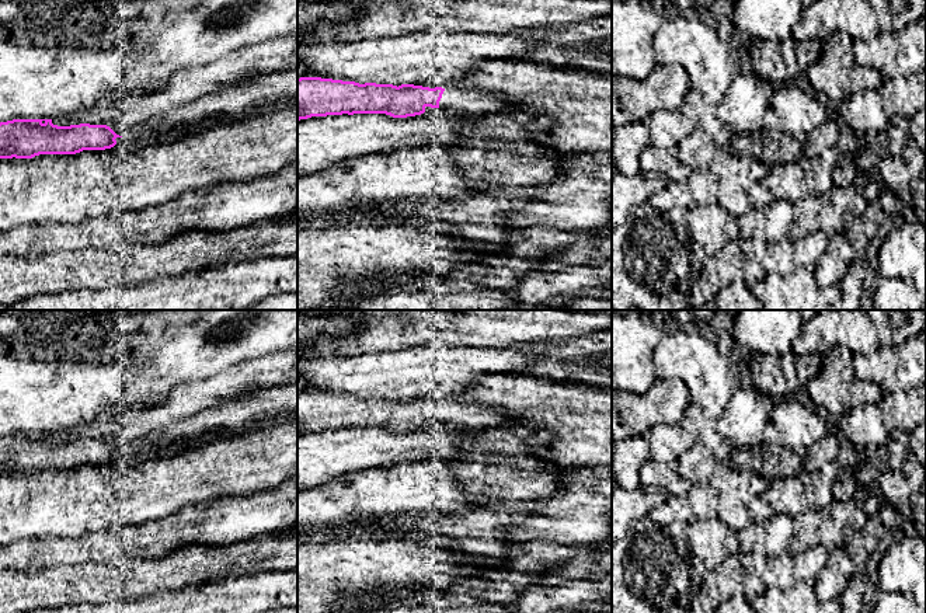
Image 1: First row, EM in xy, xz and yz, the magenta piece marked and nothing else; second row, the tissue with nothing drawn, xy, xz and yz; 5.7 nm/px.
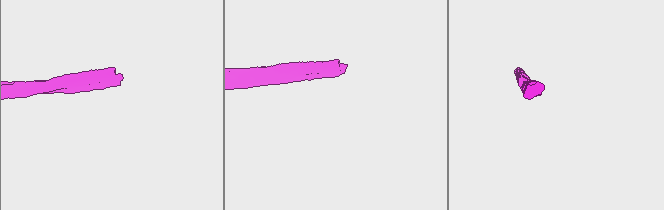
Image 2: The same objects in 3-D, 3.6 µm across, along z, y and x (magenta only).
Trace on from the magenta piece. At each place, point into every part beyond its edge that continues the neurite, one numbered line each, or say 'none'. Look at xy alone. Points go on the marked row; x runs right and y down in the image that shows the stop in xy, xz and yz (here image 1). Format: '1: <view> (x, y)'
1: xy (274, 91)

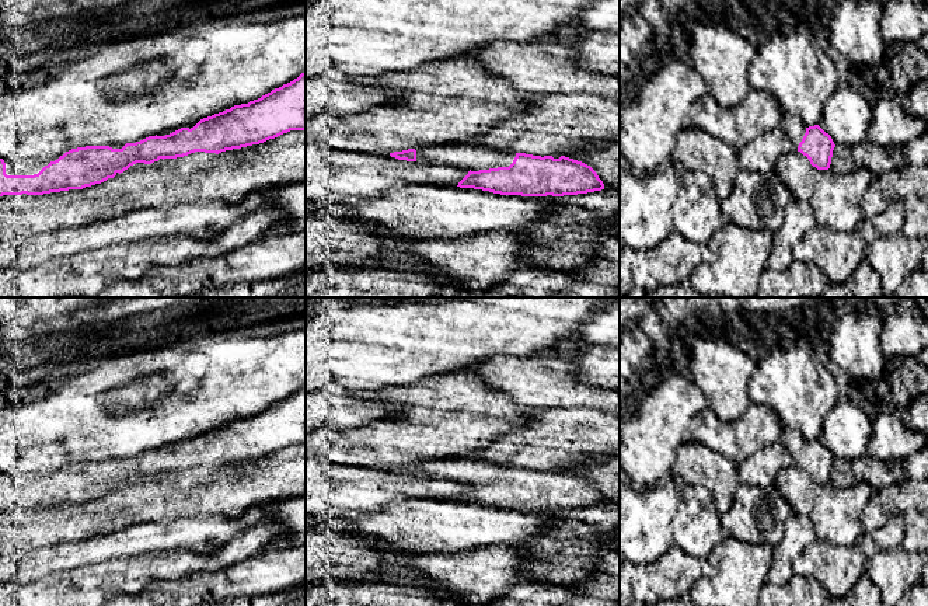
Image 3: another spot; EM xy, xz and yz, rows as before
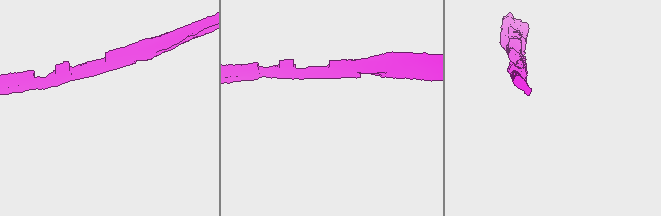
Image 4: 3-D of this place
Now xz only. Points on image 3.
1: xz (468, 156)

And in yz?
1: yz (791, 124)

